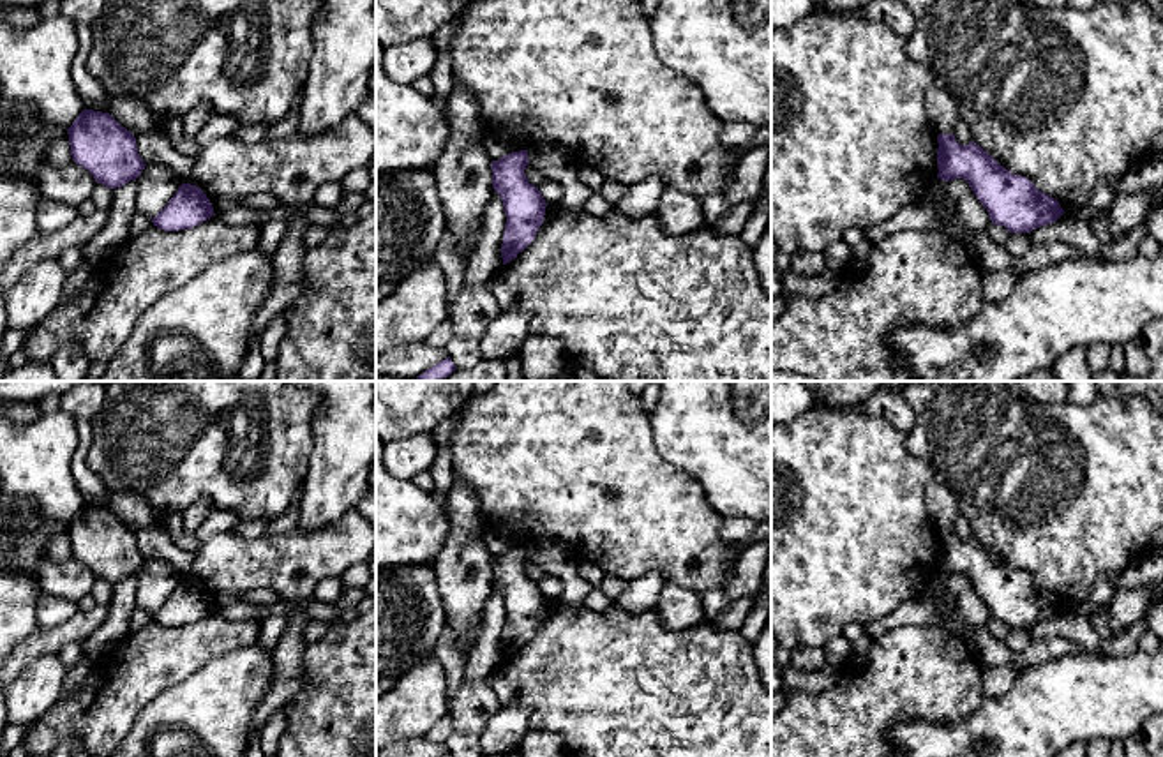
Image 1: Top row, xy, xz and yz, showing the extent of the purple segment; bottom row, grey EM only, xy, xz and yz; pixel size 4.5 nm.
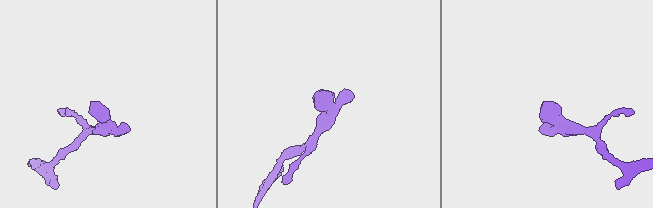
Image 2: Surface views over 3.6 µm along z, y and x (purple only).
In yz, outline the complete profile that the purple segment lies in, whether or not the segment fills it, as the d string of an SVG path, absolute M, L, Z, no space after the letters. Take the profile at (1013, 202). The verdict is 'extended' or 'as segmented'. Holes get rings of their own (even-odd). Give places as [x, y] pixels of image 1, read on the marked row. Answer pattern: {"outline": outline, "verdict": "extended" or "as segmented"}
{"outline": "M939 134L937 143L937 178L964 178L992 224L1009 233L1029 233L1064 214L1057 199L1038 191L1029 178L1008 171L974 141L960 145L953 134Z", "verdict": "as segmented"}

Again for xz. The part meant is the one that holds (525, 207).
{"outline": "M528 150L492 161L492 189L501 196L506 224L501 244L503 265L510 263L536 236L549 205L538 187L528 182Z", "verdict": "as segmented"}

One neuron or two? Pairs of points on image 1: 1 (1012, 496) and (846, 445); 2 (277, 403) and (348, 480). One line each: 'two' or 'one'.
1: two
2: two

